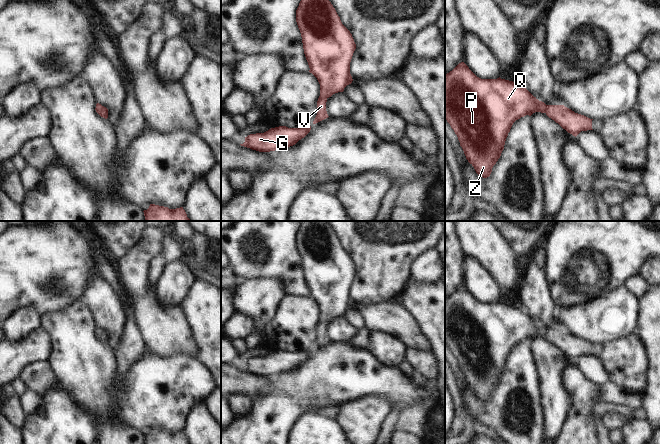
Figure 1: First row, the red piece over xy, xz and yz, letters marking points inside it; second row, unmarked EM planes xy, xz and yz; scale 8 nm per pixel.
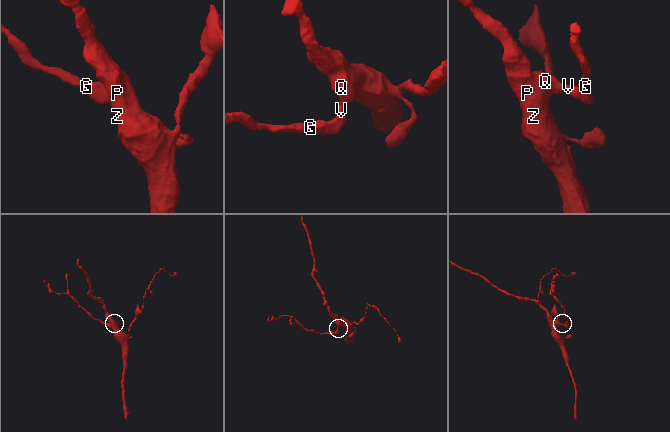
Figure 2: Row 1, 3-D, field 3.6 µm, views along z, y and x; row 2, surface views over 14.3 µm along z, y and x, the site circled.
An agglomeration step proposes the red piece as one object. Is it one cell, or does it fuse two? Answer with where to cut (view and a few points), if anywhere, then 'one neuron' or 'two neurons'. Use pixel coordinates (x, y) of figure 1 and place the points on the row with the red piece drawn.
no cut | one neuron

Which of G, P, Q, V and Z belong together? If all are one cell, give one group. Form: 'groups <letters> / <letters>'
groups G P Q V Z

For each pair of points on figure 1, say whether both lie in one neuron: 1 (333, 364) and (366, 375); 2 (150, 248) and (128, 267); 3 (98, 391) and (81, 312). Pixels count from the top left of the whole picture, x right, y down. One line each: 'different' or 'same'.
1: same
2: same
3: same

